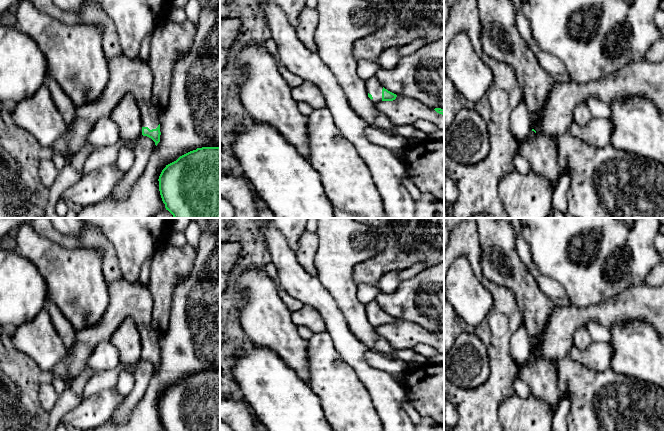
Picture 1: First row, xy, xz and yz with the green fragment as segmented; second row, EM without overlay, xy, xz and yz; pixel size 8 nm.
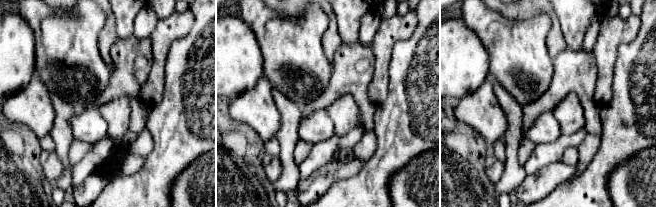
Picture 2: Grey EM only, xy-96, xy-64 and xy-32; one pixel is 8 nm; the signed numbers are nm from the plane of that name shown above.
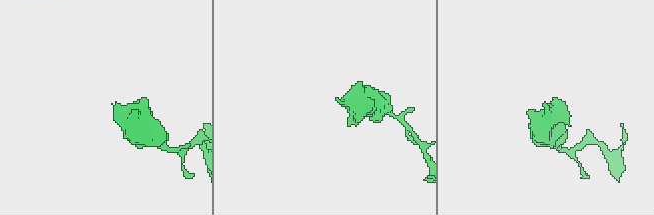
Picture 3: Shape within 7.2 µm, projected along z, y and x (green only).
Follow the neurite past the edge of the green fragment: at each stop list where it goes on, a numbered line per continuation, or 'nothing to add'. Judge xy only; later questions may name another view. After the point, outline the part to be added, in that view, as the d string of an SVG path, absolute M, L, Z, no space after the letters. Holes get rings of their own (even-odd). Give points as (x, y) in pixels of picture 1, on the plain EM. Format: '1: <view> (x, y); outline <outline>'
1: xy (127, 299); outline M122 277L108 284L108 294L110 296L110 301L104 315L94 325L76 331L72 349L57 363L53 370L45 376L46 379L49 380L53 375L59 376L63 381L67 378L71 380L75 379L87 368L88 358L92 354L94 348L100 342L109 341L115 328L128 317L134 320L139 330L142 351L148 351L150 354L158 351L159 333L153 328L151 323L153 298L150 292L150 285L142 284L139 281L129 282Z

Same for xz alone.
1: xz (373, 310); outline M375 300L366 305L366 315L372 319L372 325L376 329L382 325L382 313L382 308Z

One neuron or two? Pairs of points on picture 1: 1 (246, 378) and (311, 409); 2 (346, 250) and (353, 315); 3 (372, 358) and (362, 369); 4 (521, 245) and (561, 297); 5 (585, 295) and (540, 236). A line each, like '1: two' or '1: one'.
1: one
2: one
3: two
4: one
5: one

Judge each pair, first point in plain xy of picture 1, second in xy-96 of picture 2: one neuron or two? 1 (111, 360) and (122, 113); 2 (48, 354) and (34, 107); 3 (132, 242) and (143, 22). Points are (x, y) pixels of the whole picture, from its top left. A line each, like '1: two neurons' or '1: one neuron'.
1: two neurons
2: one neuron
3: two neurons

